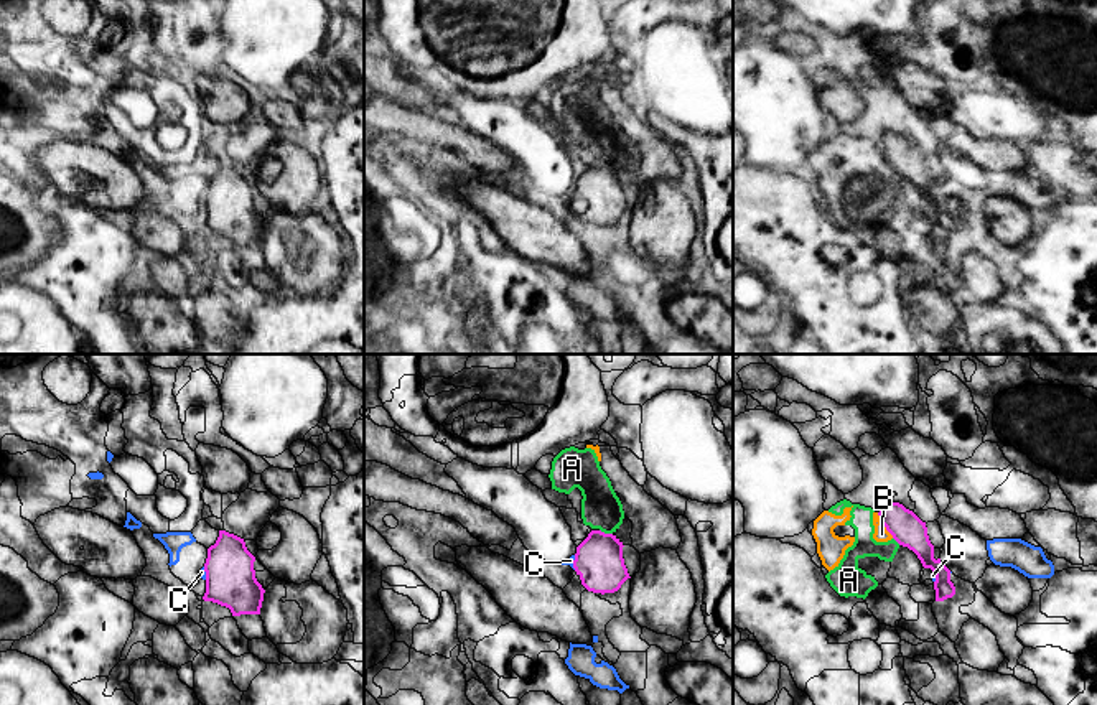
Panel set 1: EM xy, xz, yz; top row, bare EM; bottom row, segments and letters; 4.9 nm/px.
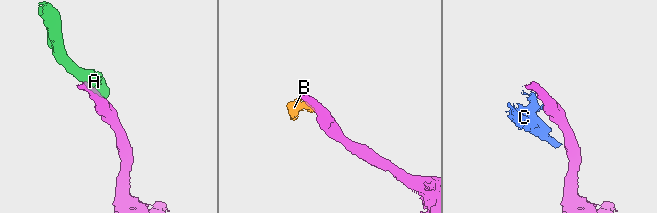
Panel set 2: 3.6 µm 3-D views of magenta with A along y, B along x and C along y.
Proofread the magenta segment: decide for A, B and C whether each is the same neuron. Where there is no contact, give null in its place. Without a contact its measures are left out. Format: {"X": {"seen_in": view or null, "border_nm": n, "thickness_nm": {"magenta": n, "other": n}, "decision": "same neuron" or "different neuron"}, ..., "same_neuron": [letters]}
{"A": {"seen_in": "xz", "border_nm": 70, "thickness_nm": {"magenta": 240, "other": 190}, "decision": "different neuron"}, "B": {"seen_in": "yz", "border_nm": 150, "thickness_nm": {"magenta": 160, "other": 70}, "decision": "different neuron"}, "C": {"seen_in": "xz", "border_nm": 70, "thickness_nm": {"magenta": 240, "other": 30}, "decision": "different neuron"}, "same_neuron": []}

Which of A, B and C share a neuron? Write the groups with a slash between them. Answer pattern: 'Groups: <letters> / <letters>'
Groups: A B / C

